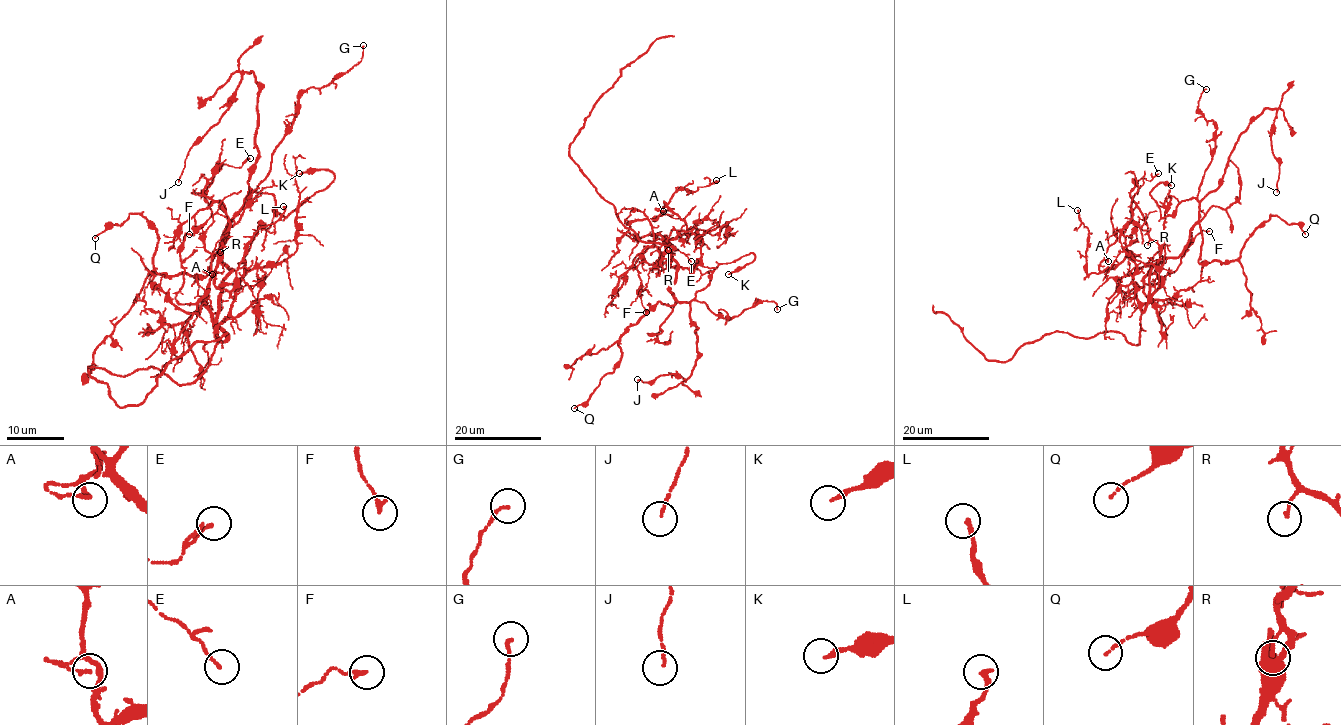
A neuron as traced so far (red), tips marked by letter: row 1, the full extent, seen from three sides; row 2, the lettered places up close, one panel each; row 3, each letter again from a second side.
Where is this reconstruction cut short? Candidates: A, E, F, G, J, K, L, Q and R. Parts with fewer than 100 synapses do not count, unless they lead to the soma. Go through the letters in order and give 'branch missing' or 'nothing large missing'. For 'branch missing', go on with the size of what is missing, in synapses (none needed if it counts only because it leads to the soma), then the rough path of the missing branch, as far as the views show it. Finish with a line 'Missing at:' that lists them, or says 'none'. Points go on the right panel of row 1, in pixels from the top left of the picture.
A: nothing large missing
E: nothing large missing
F: nothing large missing
G: nothing large missing
J: nothing large missing
K: nothing large missing
L: nothing large missing
Q: nothing large missing
R: nothing large missing
Missing at: none

